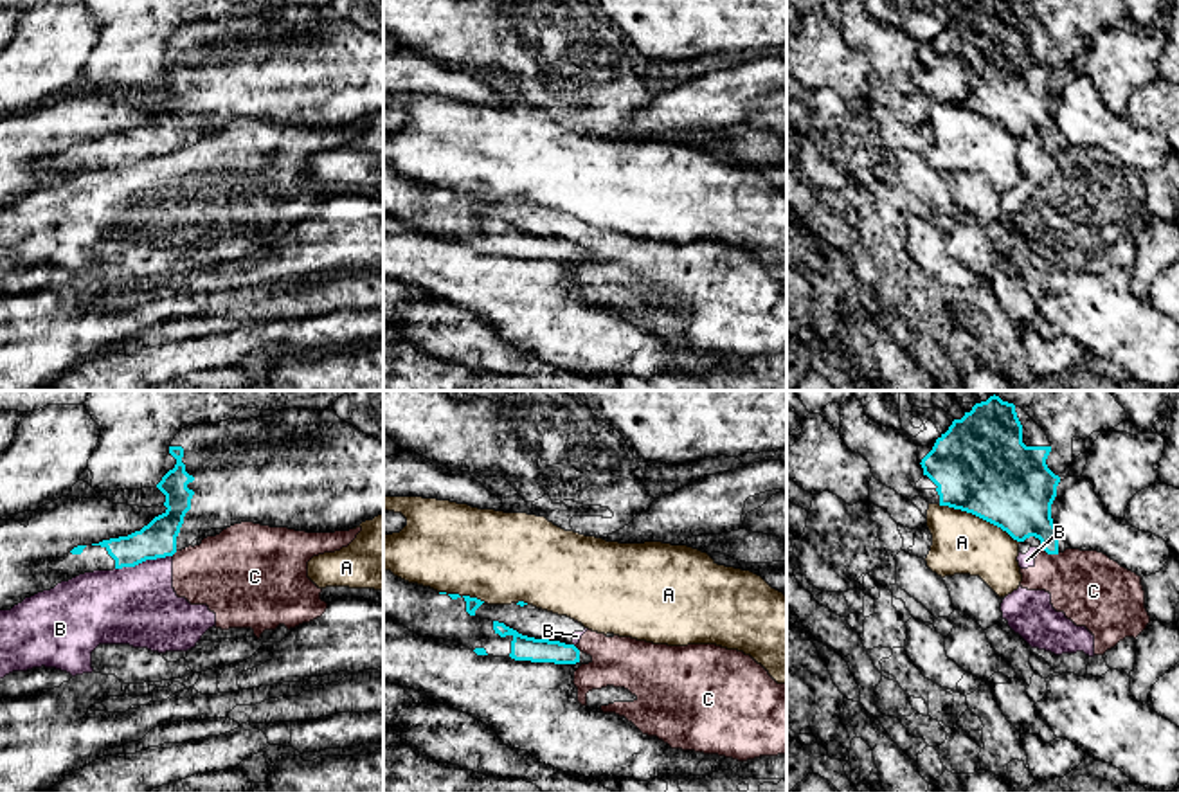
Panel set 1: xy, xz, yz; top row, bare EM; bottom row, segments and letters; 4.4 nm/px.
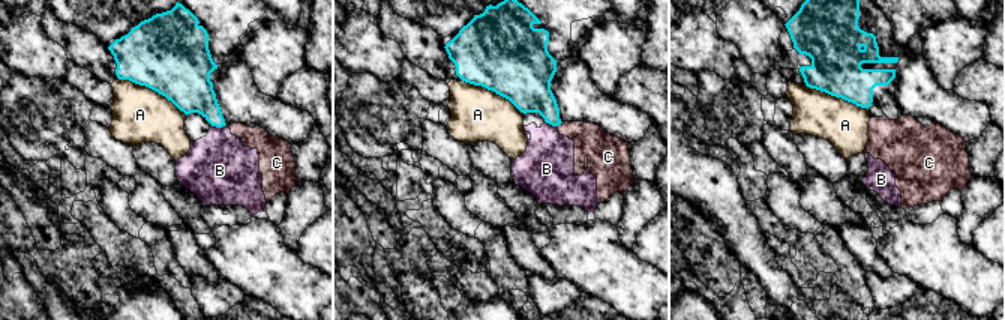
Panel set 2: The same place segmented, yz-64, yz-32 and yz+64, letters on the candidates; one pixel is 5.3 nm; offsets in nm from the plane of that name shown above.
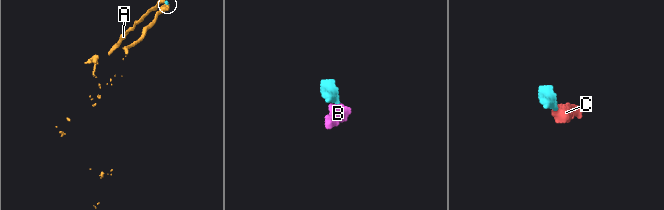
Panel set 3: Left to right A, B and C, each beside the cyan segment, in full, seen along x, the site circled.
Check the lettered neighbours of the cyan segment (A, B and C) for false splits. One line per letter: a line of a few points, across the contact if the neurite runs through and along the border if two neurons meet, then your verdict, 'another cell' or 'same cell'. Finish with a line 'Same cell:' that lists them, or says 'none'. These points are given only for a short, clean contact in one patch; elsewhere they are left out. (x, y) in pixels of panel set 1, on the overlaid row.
A: another cell
B: xy (171, 555), (146, 558), (116, 569) | another cell
C: yz (1041, 546), (1048, 553), (1059, 553) | another cell
Same cell: none

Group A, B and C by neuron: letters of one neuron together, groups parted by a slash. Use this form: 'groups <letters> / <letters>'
groups A / B C

